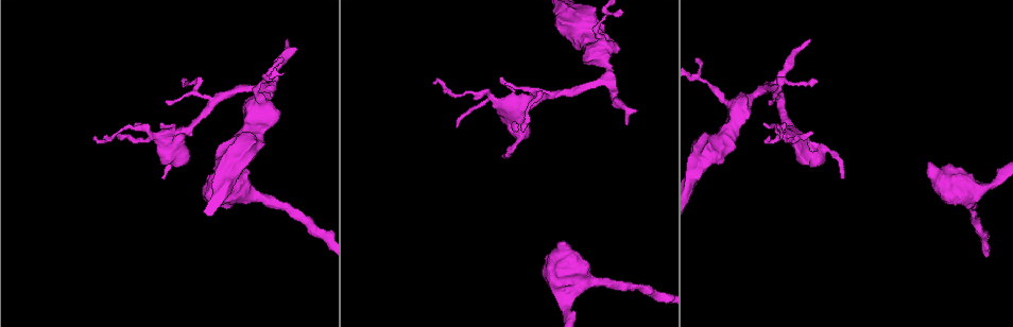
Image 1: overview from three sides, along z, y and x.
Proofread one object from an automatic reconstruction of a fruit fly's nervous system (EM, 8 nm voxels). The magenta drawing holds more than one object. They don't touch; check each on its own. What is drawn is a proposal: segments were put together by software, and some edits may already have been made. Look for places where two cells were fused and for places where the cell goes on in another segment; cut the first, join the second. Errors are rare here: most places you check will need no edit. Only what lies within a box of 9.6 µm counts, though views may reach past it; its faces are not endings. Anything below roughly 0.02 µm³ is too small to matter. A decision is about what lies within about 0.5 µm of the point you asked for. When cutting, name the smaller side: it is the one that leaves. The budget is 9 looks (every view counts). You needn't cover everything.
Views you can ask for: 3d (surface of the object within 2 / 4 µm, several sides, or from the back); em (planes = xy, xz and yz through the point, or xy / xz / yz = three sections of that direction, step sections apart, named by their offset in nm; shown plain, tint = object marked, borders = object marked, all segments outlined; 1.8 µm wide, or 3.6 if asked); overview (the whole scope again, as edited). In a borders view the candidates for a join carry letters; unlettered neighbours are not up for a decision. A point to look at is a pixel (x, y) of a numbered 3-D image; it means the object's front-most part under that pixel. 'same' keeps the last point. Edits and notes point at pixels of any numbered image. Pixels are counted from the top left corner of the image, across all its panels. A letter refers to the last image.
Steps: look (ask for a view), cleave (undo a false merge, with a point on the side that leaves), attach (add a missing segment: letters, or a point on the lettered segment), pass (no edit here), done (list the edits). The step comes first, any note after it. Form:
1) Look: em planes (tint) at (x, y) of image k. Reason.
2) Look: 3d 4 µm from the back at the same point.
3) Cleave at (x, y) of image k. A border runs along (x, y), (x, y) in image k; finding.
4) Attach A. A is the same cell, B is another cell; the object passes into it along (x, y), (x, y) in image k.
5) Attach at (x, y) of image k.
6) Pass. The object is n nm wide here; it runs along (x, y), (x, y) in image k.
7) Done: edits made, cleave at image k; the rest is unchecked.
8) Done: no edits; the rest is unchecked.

Look: em 3.6 µm planes (borders) at (119, 134) of image 1. Free end.

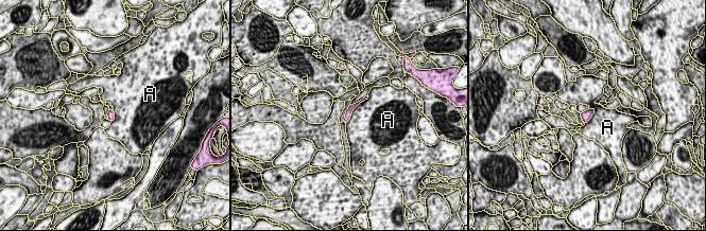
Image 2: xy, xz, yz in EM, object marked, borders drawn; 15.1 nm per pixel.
Pass. A is another cell; a border runs along (368, 93), (346, 124) in image 2; no lettered segment goes on from it.

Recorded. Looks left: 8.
Look: 3d 4 µm from the back at (930, 162) of image 1. Thick end.

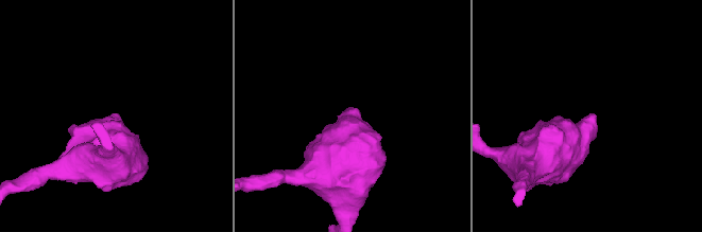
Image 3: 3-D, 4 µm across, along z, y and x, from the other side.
Look: em 3.6 µm xy step 16 (borders) at (119, 114) of image 3.

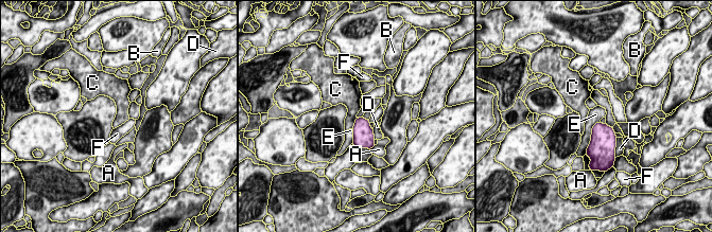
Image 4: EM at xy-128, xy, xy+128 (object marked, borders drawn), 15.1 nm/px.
Look: em 3.6 µm planes (borders) at the same point.

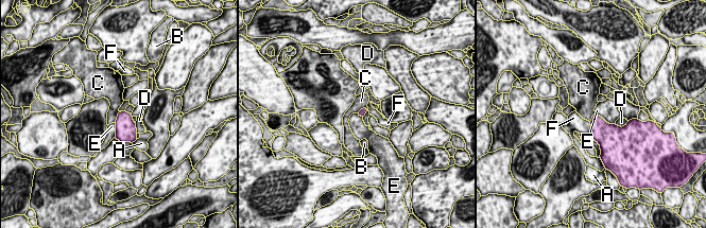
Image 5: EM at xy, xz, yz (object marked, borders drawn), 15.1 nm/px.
Pass. A, B, C, D, E and F are other cells; a border runs along (595, 112), (607, 122), (615, 124) in image 5; none of them fits.

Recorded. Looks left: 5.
Look: 3d 2 µm at (167, 102) of image 1. Branch stops here.

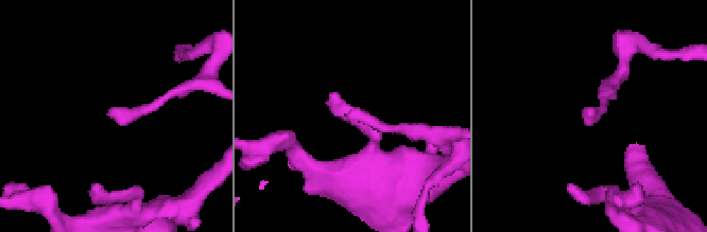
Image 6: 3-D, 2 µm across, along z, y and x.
Look: em 3.6 µm planes (borders) at (591, 119) of image 6.

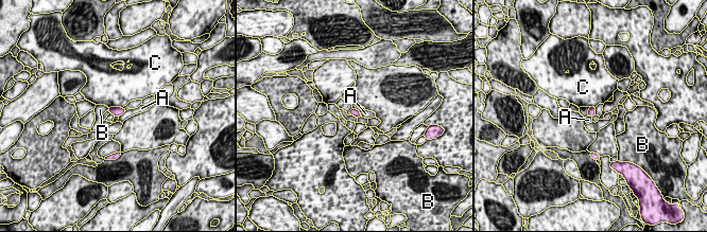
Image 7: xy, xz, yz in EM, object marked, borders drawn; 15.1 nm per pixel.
Pass. A, B and C are other cells; a border runs along (126, 110), (119, 117) in image 7; none of them fits.

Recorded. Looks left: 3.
Look: em planes (borders) at (627, 123) of image 1. An open end.

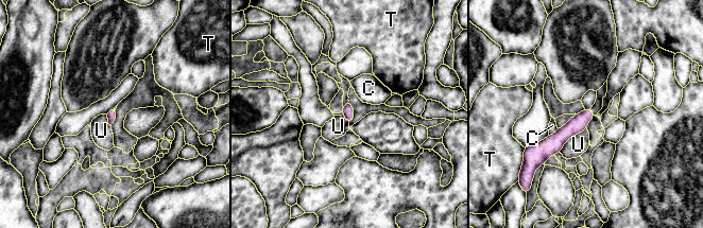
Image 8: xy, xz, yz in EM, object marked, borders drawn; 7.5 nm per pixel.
Pass. C, T and U are other cells; it runs along (589, 112), (551, 145), (533, 150) in image 8; none of them fits.

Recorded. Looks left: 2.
Done: no edits; the rest is unchecked.

